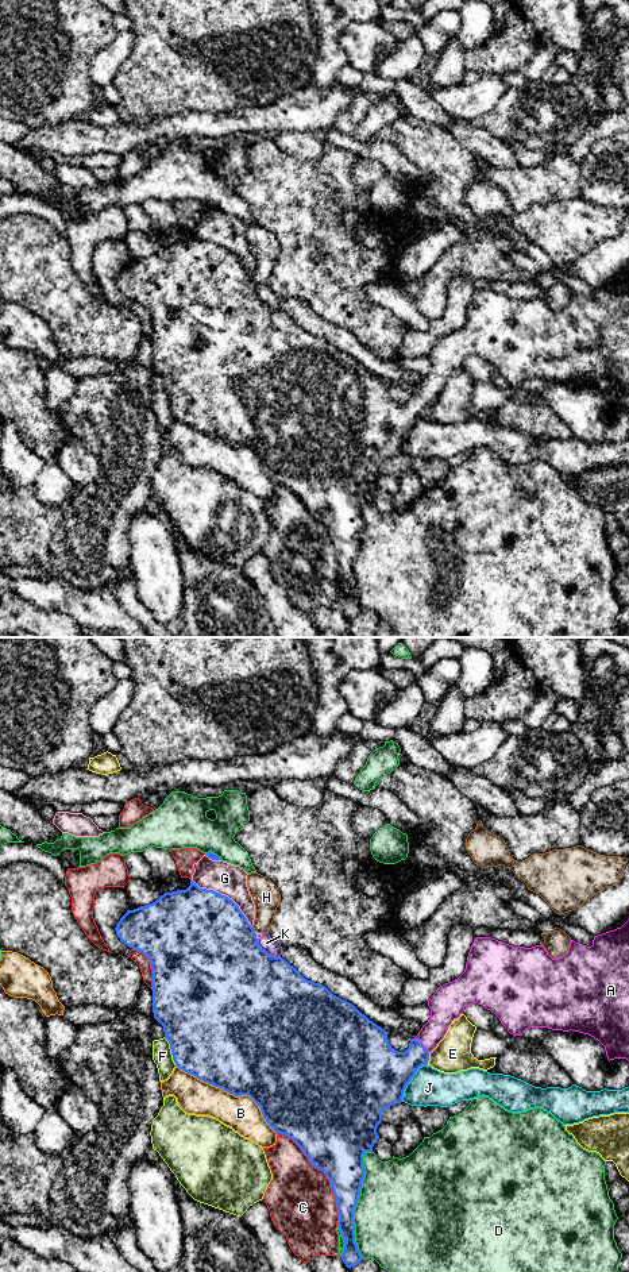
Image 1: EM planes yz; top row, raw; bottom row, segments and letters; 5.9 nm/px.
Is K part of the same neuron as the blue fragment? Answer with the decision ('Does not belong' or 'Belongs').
Does not belong

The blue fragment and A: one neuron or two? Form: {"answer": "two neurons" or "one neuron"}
{"answer": "one neuron"}

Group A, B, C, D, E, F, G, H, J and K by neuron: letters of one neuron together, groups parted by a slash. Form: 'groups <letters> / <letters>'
groups A / B / C / D / E / F / G K / H / J

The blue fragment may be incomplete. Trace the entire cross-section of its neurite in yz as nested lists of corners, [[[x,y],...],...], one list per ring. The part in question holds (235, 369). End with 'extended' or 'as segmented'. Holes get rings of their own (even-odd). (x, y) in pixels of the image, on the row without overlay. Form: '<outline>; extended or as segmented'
[[[192,231],[186,242],[165,244],[153,255],[127,262],[115,282],[121,294],[150,312],[153,365],[163,378],[175,417],[235,448],[248,447],[261,459],[269,478],[292,490],[309,514],[325,525],[336,550],[337,578],[346,594],[340,609],[347,620],[363,612],[355,594],[354,560],[366,527],[363,506],[373,504],[379,490],[377,479],[382,465],[402,454],[417,421],[428,416],[429,405],[470,356],[478,355],[494,365],[513,388],[522,388],[530,379],[579,383],[598,392],[609,413],[629,413],[629,271],[621,280],[594,288],[591,298],[571,292],[568,304],[560,311],[552,311],[543,297],[524,300],[491,289],[475,289],[464,324],[429,350],[431,370],[405,404],[395,402],[389,396],[387,383],[352,355],[305,331],[285,311],[263,302],[239,258],[225,247],[200,240]]]; extended

